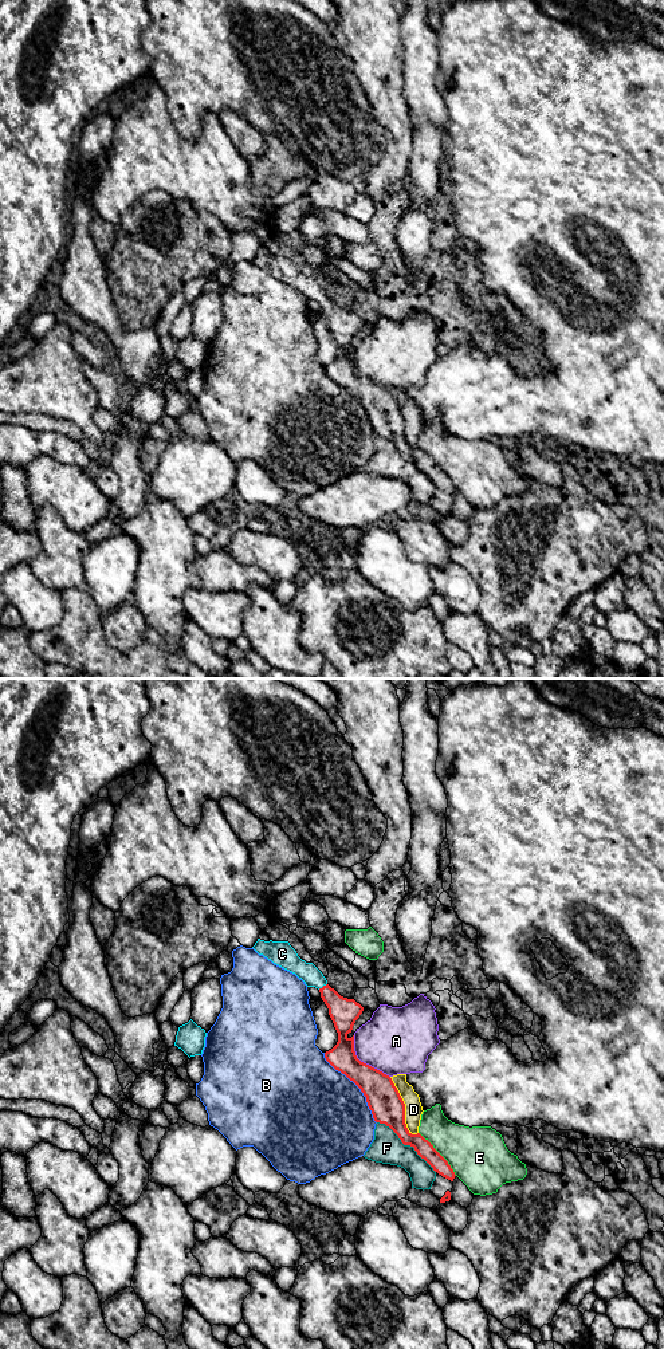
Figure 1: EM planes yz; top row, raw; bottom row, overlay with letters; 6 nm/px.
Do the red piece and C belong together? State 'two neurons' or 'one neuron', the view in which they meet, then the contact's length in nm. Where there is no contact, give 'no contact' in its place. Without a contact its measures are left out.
one neuron | yz | 70 nm

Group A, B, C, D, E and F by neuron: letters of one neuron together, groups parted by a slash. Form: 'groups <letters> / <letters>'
groups A / B / C / D / E / F

